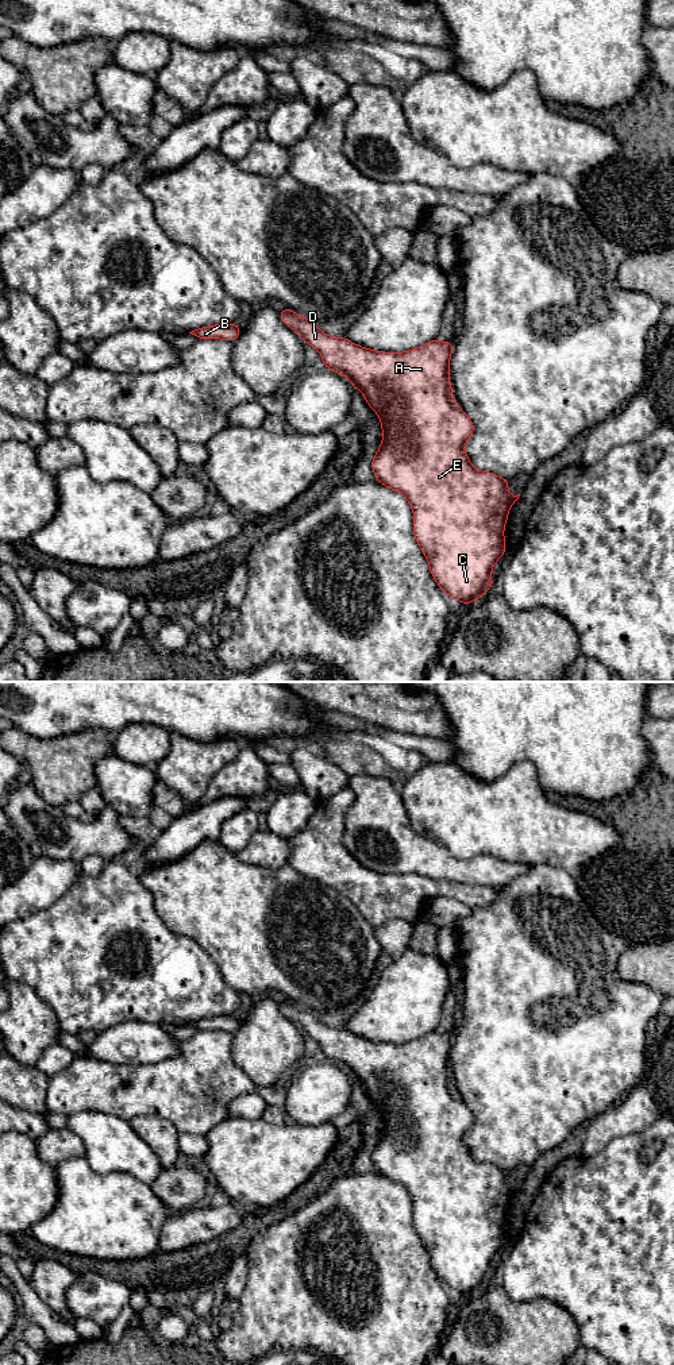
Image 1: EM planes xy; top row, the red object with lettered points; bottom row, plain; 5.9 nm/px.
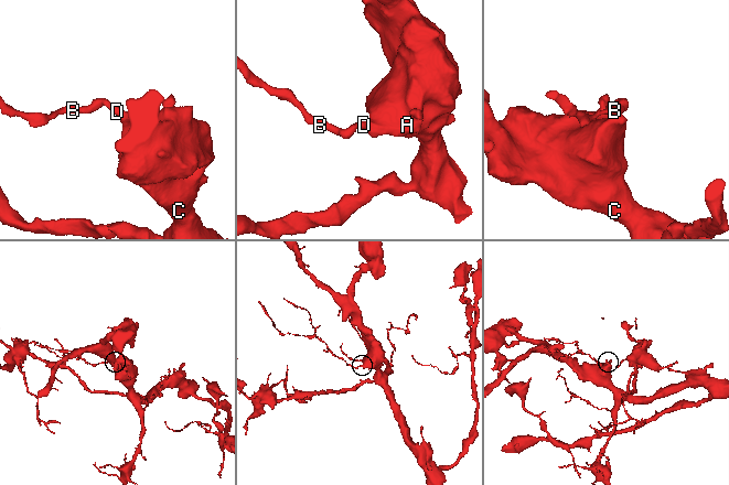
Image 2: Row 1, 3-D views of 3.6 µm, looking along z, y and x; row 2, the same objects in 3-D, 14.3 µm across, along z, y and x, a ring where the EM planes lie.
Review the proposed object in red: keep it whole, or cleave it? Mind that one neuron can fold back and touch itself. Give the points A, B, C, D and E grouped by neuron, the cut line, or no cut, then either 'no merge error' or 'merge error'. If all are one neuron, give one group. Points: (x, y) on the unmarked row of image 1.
groups A B C D E; cut none; no merge error

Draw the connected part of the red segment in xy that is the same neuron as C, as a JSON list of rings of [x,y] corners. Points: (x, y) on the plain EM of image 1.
[[[281,1000],[280,1009],[308,1036],[315,1038],[323,1056],[348,1069],[359,1080],[369,1098],[381,1110],[384,1129],[371,1150],[375,1171],[401,1184],[413,1202],[413,1226],[430,1254],[431,1266],[442,1283],[467,1296],[482,1288],[492,1277],[492,1260],[505,1245],[504,1219],[513,1194],[520,1188],[508,1183],[509,1171],[473,1158],[463,1138],[474,1123],[474,1115],[455,1094],[448,1054],[454,1033],[436,1030],[405,1044],[384,1044],[361,1038],[346,1029],[323,1025],[313,1011],[300,1009],[292,1000]]]

